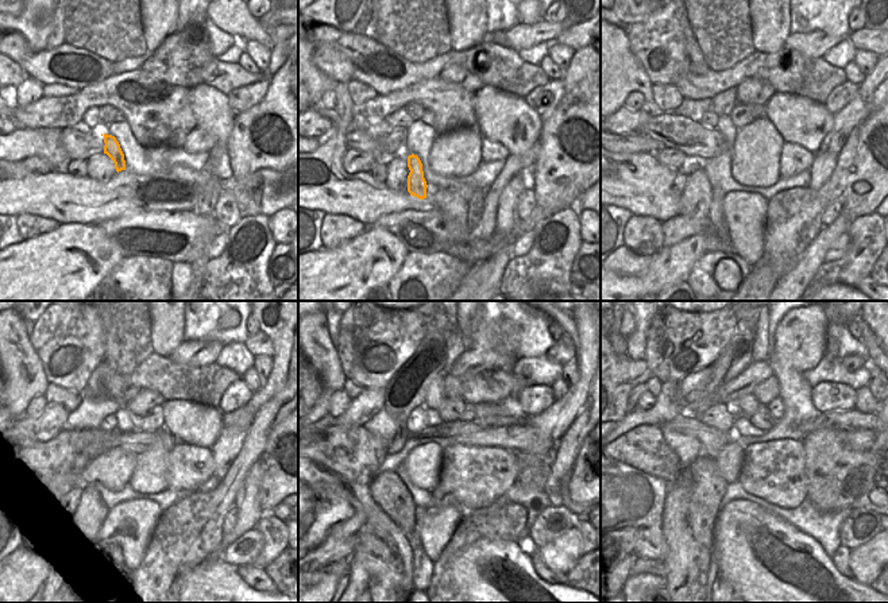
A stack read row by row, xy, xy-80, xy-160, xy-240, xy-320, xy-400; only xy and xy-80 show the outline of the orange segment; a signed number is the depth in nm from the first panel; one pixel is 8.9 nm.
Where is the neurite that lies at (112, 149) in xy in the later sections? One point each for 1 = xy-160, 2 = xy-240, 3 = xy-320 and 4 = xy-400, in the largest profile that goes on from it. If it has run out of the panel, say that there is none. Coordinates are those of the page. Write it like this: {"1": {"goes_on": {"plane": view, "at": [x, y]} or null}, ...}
{"1": {"goes_on": {"plane": "xy-160", "at": [715, 213]}}, "2": {"goes_on": {"plane": "xy-240", "at": [115, 548]}}, "3": {"goes_on": {"plane": "xy-320", "at": [423, 567]}}, "4": {"goes_on": {"plane": "xy-400", "at": [718, 571]}}}

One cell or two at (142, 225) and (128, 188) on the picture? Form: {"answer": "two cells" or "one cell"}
{"answer": "two cells"}

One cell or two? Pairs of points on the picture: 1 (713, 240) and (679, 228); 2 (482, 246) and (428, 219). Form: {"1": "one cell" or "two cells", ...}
{"1": "one cell", "2": "one cell"}

